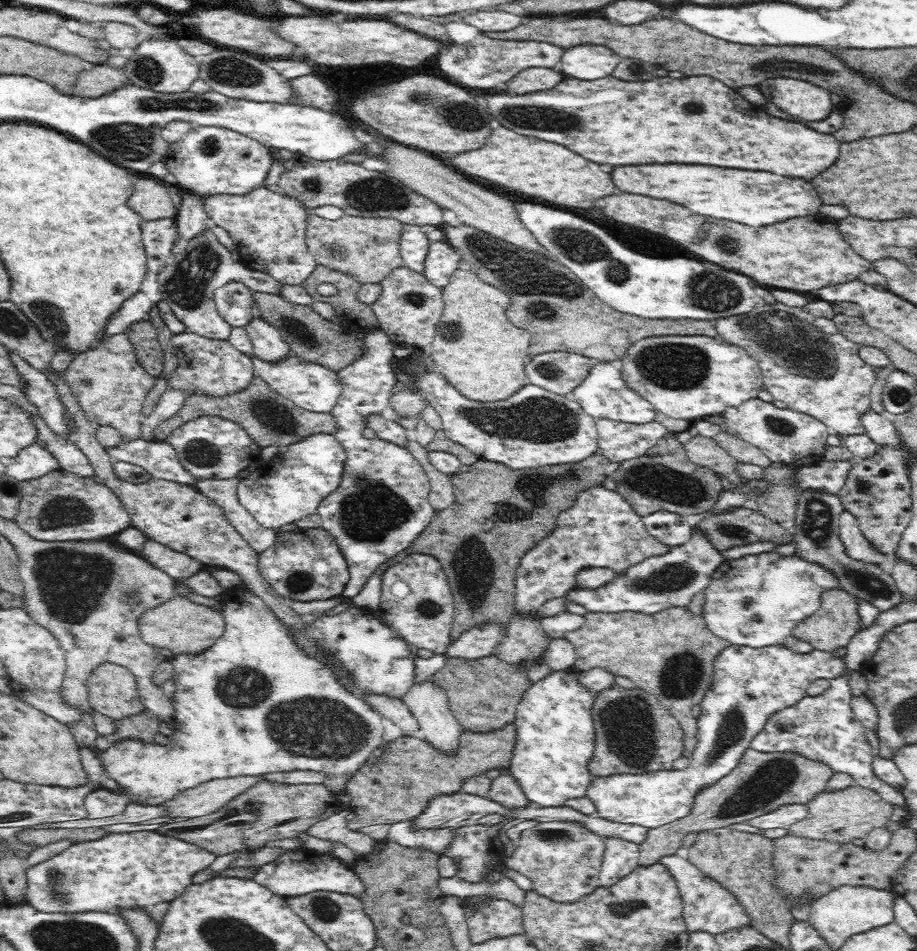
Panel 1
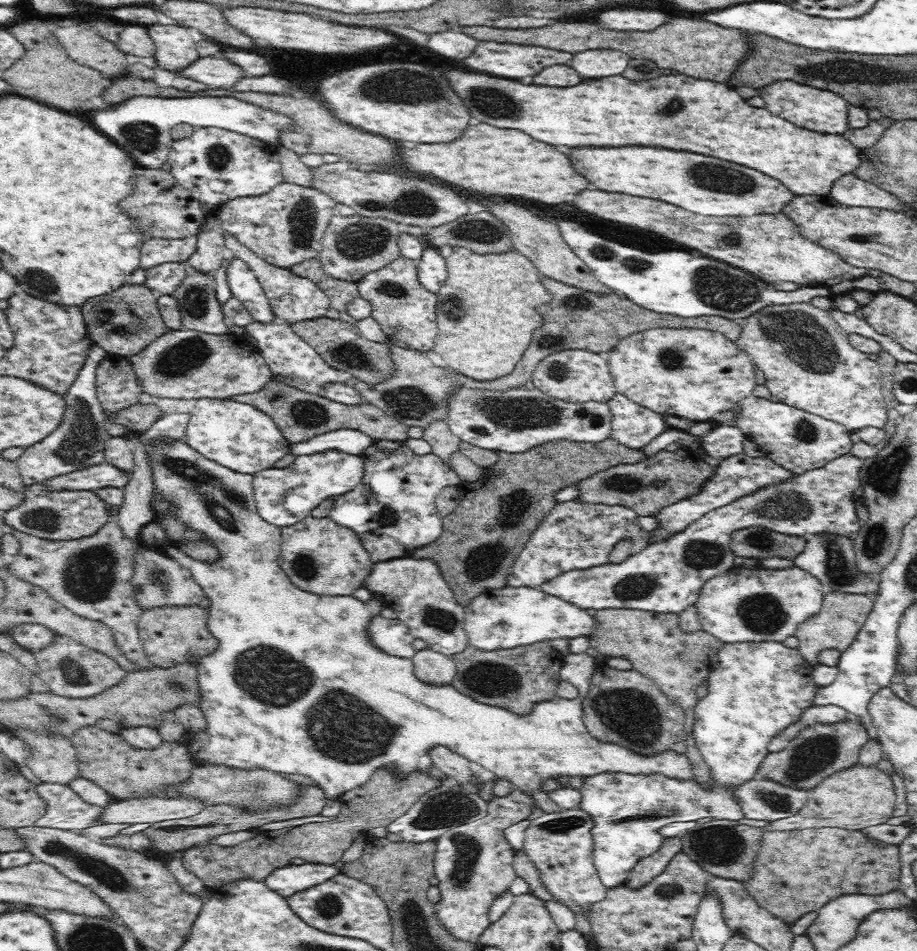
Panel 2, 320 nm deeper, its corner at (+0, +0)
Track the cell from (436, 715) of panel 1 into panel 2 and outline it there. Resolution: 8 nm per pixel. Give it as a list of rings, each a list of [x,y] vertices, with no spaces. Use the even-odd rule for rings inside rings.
[[[430,648],[418,650],[412,660],[414,674],[430,686],[451,684],[456,677],[457,666],[453,658]]]

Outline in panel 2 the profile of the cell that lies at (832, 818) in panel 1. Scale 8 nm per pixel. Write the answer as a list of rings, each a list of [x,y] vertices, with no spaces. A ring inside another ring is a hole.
[[[857,763],[843,771],[834,772],[808,792],[808,802],[794,815],[774,820],[764,826],[766,831],[795,831],[811,828],[836,827],[862,831],[867,826],[884,824],[894,816],[896,792],[890,775],[877,765]]]

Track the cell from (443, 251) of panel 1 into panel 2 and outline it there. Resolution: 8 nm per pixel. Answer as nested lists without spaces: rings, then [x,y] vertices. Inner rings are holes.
[[[428,245],[417,261],[418,280],[428,291],[438,293],[447,280],[447,274],[446,263],[439,249]]]

